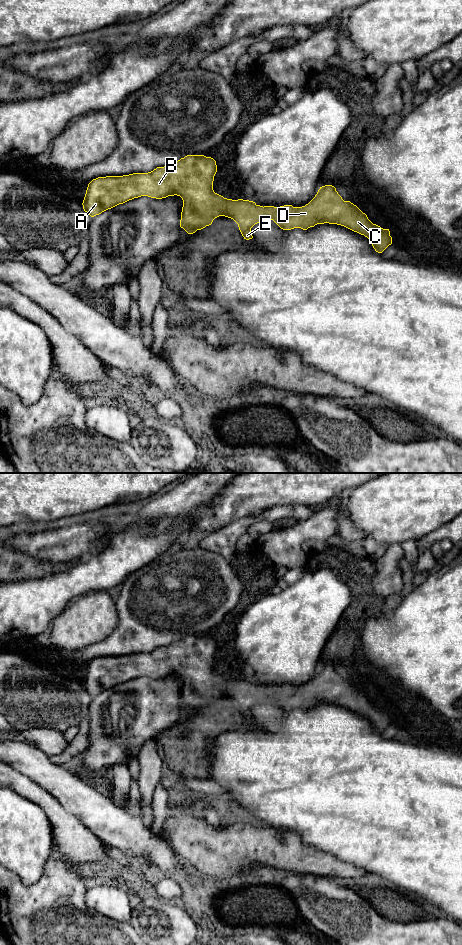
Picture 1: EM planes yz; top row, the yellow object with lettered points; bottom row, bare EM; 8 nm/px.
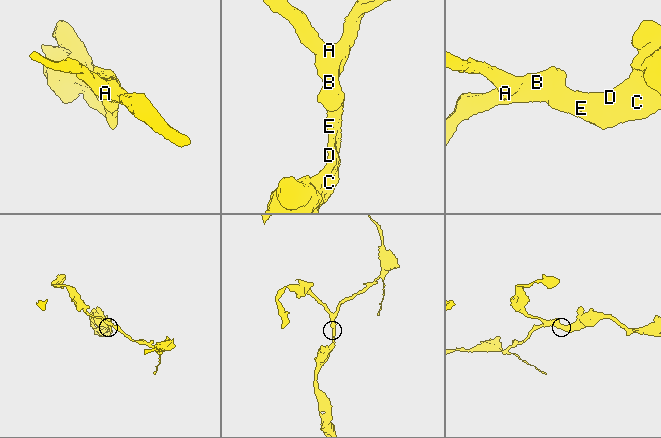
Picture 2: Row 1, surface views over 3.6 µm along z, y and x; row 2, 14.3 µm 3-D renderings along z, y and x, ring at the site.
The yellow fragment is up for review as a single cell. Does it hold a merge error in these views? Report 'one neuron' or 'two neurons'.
one neuron

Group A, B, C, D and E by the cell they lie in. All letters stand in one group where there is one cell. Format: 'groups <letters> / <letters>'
groups A B C D E

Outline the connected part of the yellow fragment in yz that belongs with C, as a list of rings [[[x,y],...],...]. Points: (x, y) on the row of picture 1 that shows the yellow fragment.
[[[187,155],[168,166],[157,167],[148,173],[98,177],[88,184],[82,203],[83,209],[91,217],[94,217],[119,204],[141,196],[162,199],[177,195],[183,200],[180,227],[188,234],[193,234],[197,230],[211,225],[213,220],[219,216],[225,216],[233,219],[238,224],[239,230],[246,240],[253,238],[251,228],[255,224],[273,220],[283,230],[294,228],[307,230],[317,224],[324,223],[341,225],[367,237],[378,253],[382,253],[392,244],[389,229],[383,229],[373,224],[356,205],[350,201],[344,201],[332,185],[320,187],[315,197],[302,207],[293,207],[292,205],[263,207],[253,201],[227,199],[215,193],[213,181],[216,172],[217,165],[213,158],[204,155]]]

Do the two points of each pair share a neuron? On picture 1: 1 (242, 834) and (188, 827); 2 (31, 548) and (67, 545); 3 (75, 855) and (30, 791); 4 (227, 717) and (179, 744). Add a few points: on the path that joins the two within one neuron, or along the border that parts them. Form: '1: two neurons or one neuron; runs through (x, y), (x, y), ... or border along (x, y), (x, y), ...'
1: one neuron; runs through (229, 834), (201, 834)
2: one neuron; runs through (40, 546), (58, 545)
3: one neuron; runs through (71, 838), (57, 815), (47, 805)
4: one neuron; runs through (215, 719), (210, 721), (191, 740)

